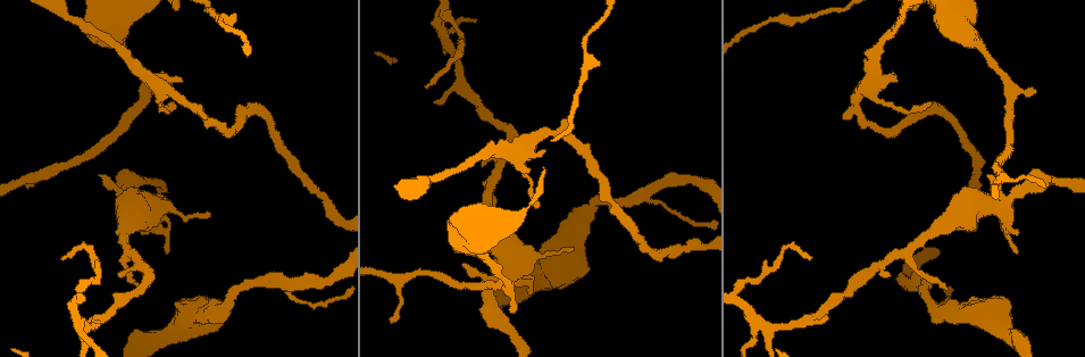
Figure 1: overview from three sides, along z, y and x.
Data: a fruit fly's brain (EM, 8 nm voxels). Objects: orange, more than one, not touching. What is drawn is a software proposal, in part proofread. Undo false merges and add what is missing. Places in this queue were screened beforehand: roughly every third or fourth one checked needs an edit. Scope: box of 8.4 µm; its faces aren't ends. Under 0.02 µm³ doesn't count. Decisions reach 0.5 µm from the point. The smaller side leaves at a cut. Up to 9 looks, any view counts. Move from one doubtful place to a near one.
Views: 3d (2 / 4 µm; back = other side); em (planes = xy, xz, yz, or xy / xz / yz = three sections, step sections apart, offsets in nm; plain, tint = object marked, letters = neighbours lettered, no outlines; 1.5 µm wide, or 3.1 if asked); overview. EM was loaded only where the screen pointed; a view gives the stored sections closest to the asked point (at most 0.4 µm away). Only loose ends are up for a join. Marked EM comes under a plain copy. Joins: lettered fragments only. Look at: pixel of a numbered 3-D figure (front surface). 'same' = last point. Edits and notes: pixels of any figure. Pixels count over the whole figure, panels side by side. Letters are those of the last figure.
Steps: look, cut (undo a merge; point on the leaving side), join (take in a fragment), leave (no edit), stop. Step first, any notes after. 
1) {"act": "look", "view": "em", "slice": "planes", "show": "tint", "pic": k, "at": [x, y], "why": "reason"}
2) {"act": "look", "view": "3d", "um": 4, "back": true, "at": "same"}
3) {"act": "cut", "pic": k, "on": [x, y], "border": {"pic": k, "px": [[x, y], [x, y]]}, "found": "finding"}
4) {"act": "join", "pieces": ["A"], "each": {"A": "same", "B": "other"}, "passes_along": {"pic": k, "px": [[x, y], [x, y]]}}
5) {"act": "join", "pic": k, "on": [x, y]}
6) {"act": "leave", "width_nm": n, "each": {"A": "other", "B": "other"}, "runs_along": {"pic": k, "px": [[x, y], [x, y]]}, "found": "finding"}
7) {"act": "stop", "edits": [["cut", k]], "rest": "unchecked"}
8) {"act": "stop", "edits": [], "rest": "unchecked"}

{"act": "look", "view": "3d", "um": 2, "pic": 1, "at": [174, 103], "why": "an open end"}

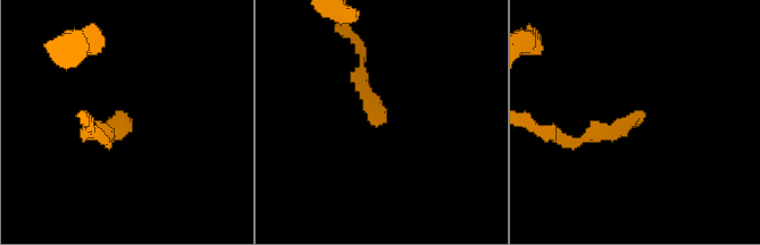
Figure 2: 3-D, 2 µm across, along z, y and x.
{"act": "look", "view": "em", "slice": "planes", "show": "tint", "pic": 2, "at": [644, 112], "why": "shape alone is not enough"}

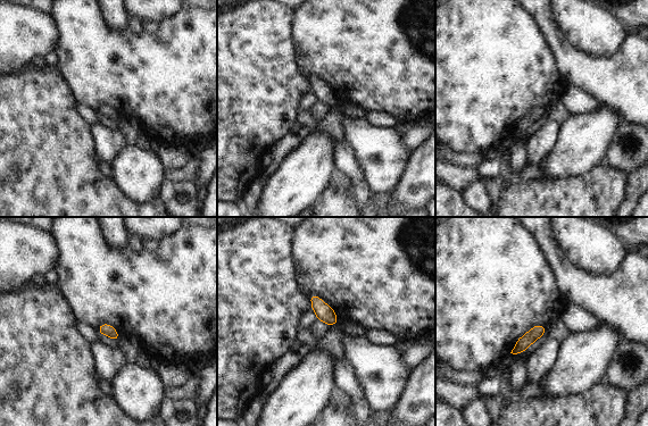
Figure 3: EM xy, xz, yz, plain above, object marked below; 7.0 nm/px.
{"act": "look", "view": "em", "slice": "planes", "show": "letters", "at": "same"}

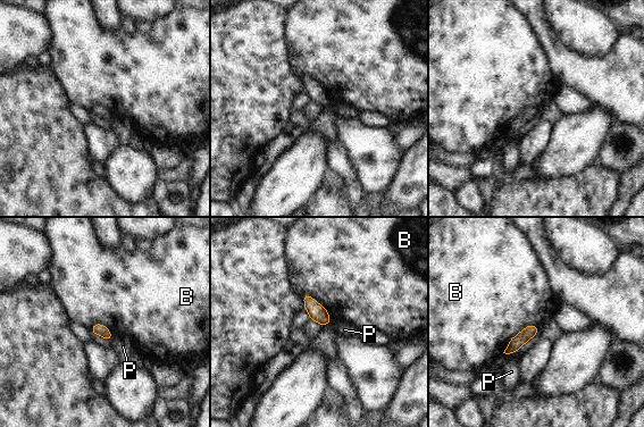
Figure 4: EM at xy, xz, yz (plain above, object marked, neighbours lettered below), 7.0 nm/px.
{"act": "leave", "longest_contact_nm": ["B", 280], "each": {"B": "other", "P": "other"}, "border": {"pic": 4, "px": [[303, 293], [326, 309], [331, 321]]}, "found": "no lettered fragment goes on from it"}

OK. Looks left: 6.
{"act": "look", "view": "3d", "um": 2, "pic": 1, "at": [510, 311], "why": "free end"}

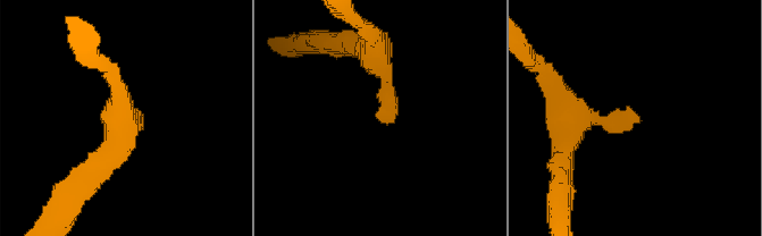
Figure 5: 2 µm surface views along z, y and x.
{"act": "look", "view": "em", "slice": "planes", "show": "letters", "pic": 5, "at": [633, 112], "why": "shape alone is not enough"}

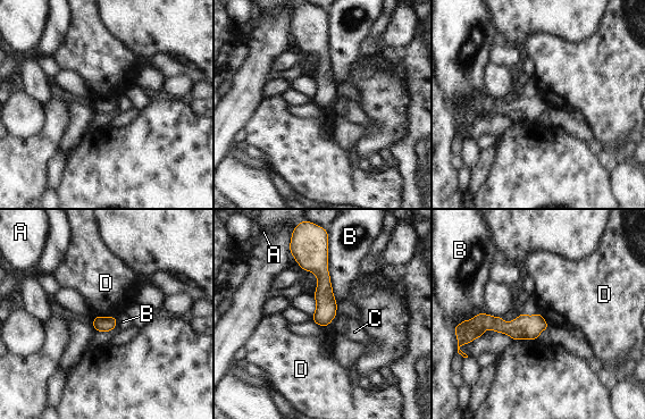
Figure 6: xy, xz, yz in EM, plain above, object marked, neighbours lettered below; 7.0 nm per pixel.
{"act": "leave", "each": {"A": "other", "B": "other", "C": "other", "D": "other"}, "border": {"pic": 6, "px": [[93, 316], [114, 316], [116, 318]]}, "found": "no lettered fragment goes on from it"}

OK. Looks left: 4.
{"act": "look", "view": "em", "slice": "planes", "show": "tint", "pic": 1, "at": [1043, 185], "why": "free end"}

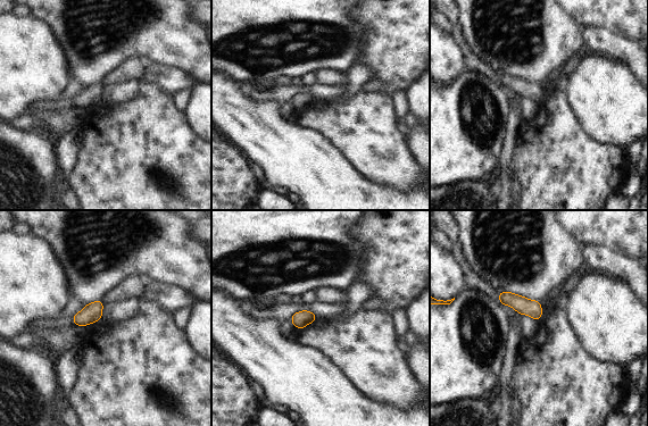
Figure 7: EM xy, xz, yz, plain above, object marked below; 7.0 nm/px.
{"act": "look", "view": "em", "slice": "planes", "show": "letters", "at": "same"}

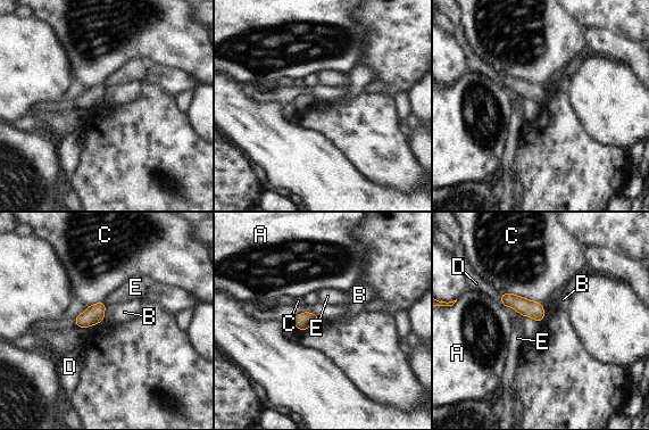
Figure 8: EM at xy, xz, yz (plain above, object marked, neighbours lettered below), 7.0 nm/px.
{"act": "leave", "each": {"A": "other", "B": "other", "C": "other", "D": "other", "E": "other"}, "border": {"pic": 8, "px": [[500, 292], [513, 292], [541, 303]]}, "found": "none of them fits"}

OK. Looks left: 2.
{"act": "look", "view": "em", "slice": "xz", "step": 4, "show": "letters", "pic": 1, "at": [947, 288], "why": "free end"}

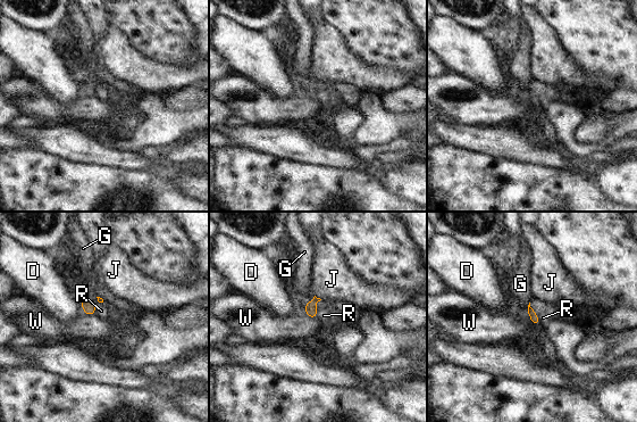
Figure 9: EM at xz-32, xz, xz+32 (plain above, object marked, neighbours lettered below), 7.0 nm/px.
{"act": "look", "view": "em", "slice": "planes", "show": "letters", "at": "same"}

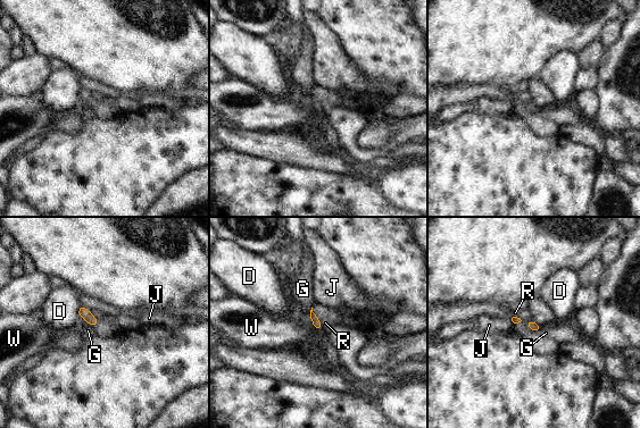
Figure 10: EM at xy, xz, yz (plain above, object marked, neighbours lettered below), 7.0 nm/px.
{"act": "leave", "longest_contact_nm": ["G", 140], "each": {"D": "other", "G": "other", "J": "other", "R": "other", "W": "other"}, "found": "no lettered fragment goes on from it"}

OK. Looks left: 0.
{"act": "stop", "edits": [], "rest": "unchecked"}

